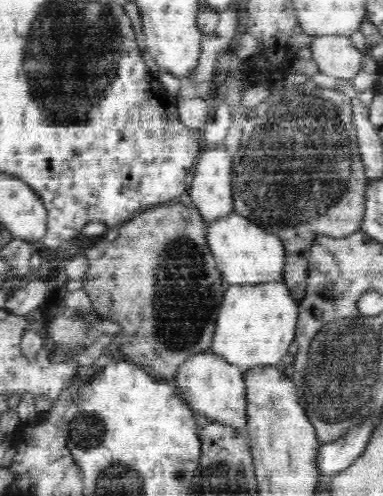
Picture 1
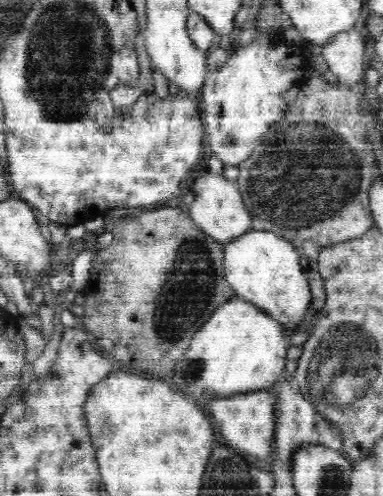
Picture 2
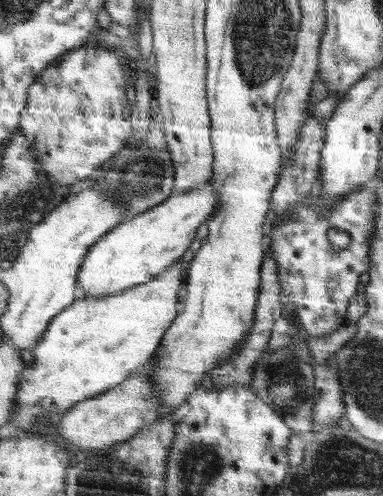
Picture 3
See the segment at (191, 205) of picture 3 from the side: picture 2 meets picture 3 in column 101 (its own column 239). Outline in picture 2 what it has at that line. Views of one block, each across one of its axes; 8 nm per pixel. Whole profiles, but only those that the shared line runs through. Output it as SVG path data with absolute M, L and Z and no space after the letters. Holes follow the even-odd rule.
M250 230L244 238L224 246L224 270L226 282L236 290L236 298L242 298L274 318L284 332L294 332L304 324L308 304L312 302L312 284L302 268L302 256L296 248L272 234L272 232L258 232Z

